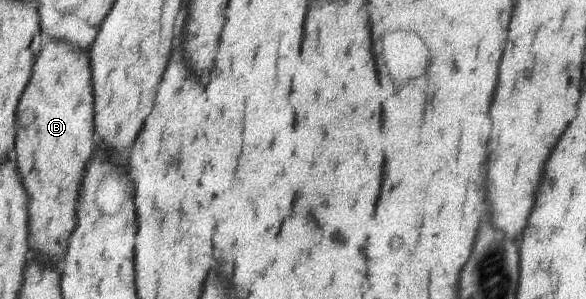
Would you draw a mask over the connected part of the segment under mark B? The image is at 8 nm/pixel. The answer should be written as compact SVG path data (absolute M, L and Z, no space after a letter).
M50 40L34 64L34 78L18 106L16 158L26 190L30 190L30 248L50 260L58 260L68 248L68 238L76 228L78 188L84 168L96 150L92 94L88 52L64 40Z

